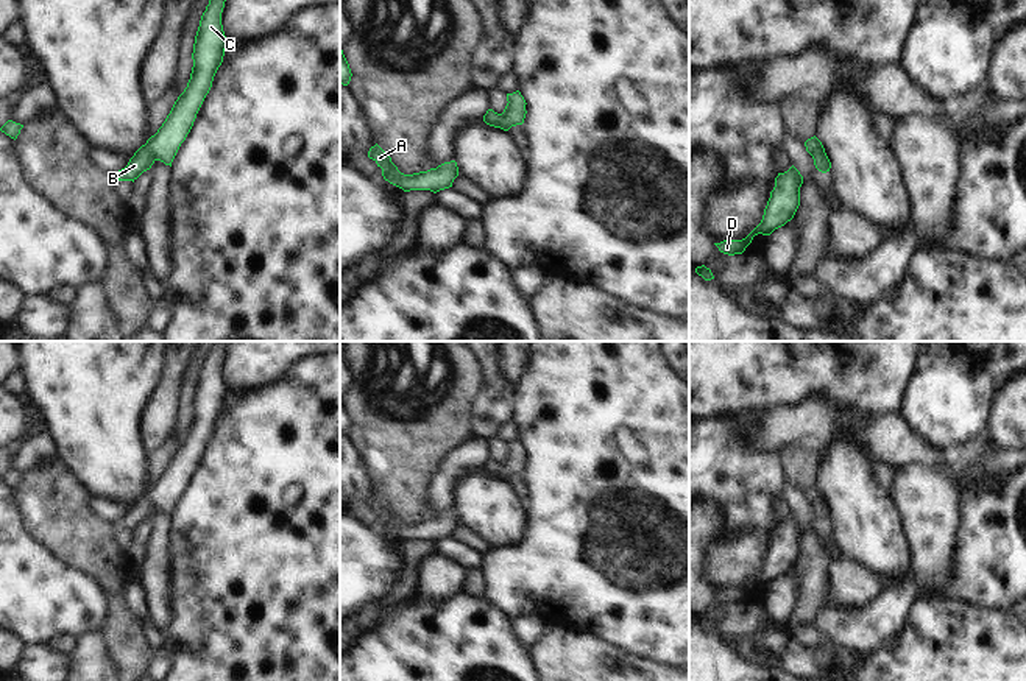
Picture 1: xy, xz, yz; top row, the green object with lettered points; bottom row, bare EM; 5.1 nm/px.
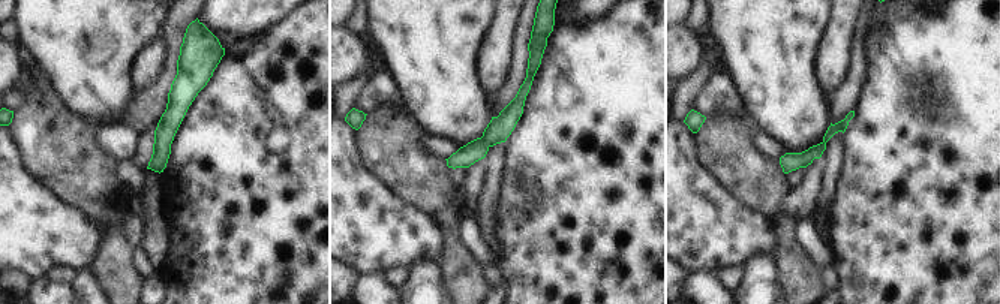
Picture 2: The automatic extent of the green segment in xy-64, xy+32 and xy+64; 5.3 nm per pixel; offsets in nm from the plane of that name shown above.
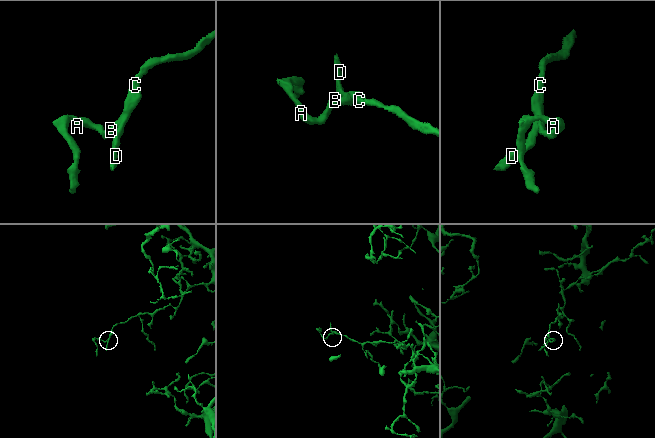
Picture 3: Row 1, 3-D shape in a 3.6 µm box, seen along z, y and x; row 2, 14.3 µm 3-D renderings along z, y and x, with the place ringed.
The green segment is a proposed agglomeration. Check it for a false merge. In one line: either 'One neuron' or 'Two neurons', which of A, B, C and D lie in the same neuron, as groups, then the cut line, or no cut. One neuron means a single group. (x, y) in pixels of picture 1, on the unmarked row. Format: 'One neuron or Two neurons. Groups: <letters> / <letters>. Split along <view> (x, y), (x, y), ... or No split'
One neuron. Groups: A B C D. No split.

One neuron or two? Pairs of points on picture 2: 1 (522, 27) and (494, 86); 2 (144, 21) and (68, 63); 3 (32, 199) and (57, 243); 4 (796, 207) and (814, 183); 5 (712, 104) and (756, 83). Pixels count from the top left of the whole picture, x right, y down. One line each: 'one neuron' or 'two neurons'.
1: two neurons
2: one neuron
3: one neuron
4: one neuron
5: two neurons

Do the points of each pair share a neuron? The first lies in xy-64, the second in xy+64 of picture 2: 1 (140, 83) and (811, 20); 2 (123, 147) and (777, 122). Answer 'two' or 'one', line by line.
1: two
2: two

